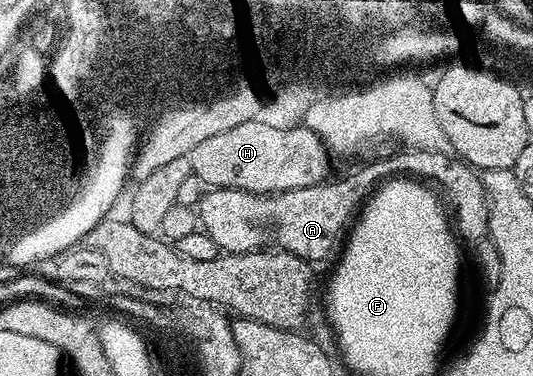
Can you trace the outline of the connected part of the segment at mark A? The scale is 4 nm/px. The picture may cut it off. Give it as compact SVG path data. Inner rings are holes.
M431 147L400 149L397 155L392 155L389 159L380 159L377 163L368 163L365 167L358 168L353 175L315 183L306 189L278 191L275 195L259 195L249 191L217 187L200 197L198 223L214 240L217 248L230 255L261 250L261 235L264 239L273 239L276 242L273 244L279 250L294 253L306 261L324 259L345 242L364 204L381 183L393 177L411 177L425 184L435 185L446 203L448 198L447 206L454 220L455 234L465 244L468 242L468 245L475 245L478 241L489 238L490 209L488 195L484 192L484 182L463 159L451 154L448 156L440 150Z

